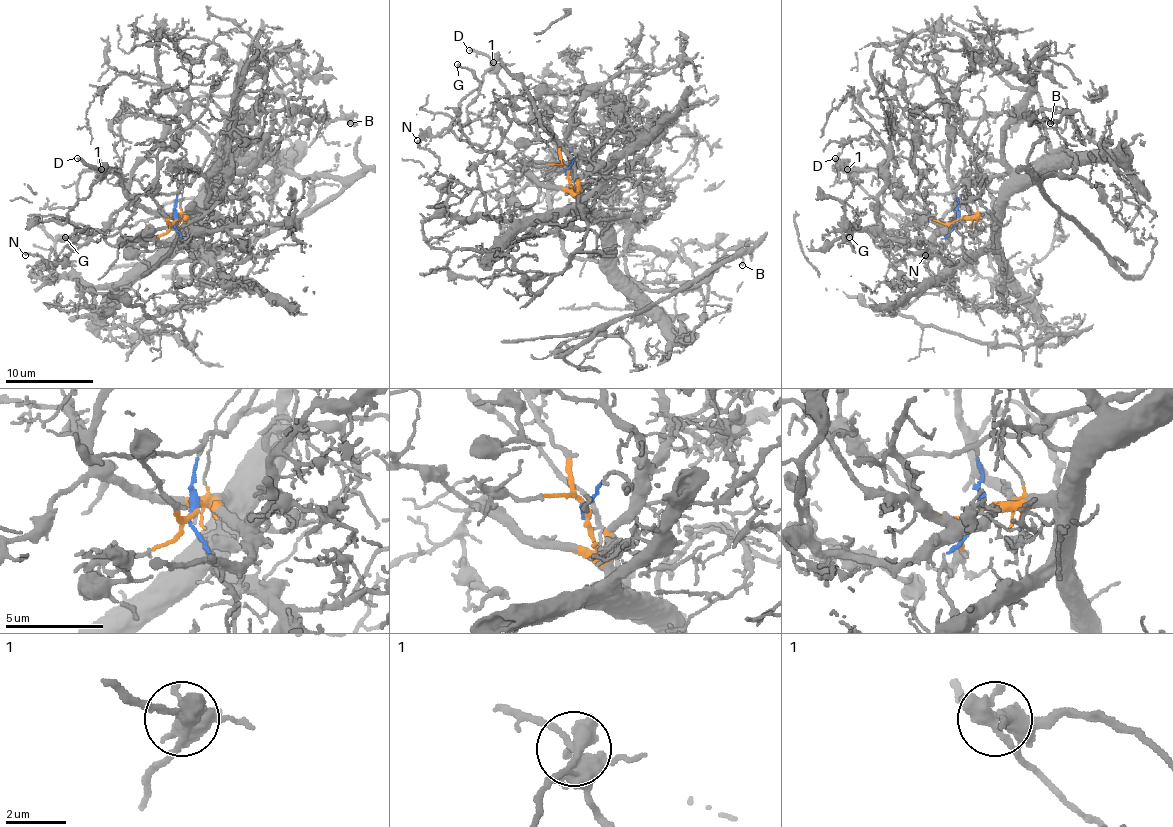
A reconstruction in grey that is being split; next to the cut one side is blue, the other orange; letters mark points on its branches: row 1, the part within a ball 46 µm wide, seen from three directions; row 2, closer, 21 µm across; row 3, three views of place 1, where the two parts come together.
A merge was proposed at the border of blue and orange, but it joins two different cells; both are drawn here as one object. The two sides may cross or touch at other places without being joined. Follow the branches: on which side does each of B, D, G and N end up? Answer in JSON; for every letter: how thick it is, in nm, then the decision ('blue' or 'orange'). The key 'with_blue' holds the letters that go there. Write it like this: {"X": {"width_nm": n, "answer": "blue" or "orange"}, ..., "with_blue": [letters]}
{"B": {"width_nm": 150, "answer": "orange"}, "D": {"width_nm": 220, "answer": "blue"}, "G": {"width_nm": 170, "answer": "orange"}, "N": {"width_nm": 150, "answer": "orange"}, "with_blue": ["D"]}

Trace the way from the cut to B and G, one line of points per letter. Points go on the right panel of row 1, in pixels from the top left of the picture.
B: (956, 220), (998, 205), (1009, 178), (1004, 130), (1026, 114), (1068, 110), (1057, 121), (1035, 119), (1051, 123)
G: (956, 220), (973, 214), (956, 205), (925, 249), (896, 231), (879, 233), (863, 227), (850, 238)

